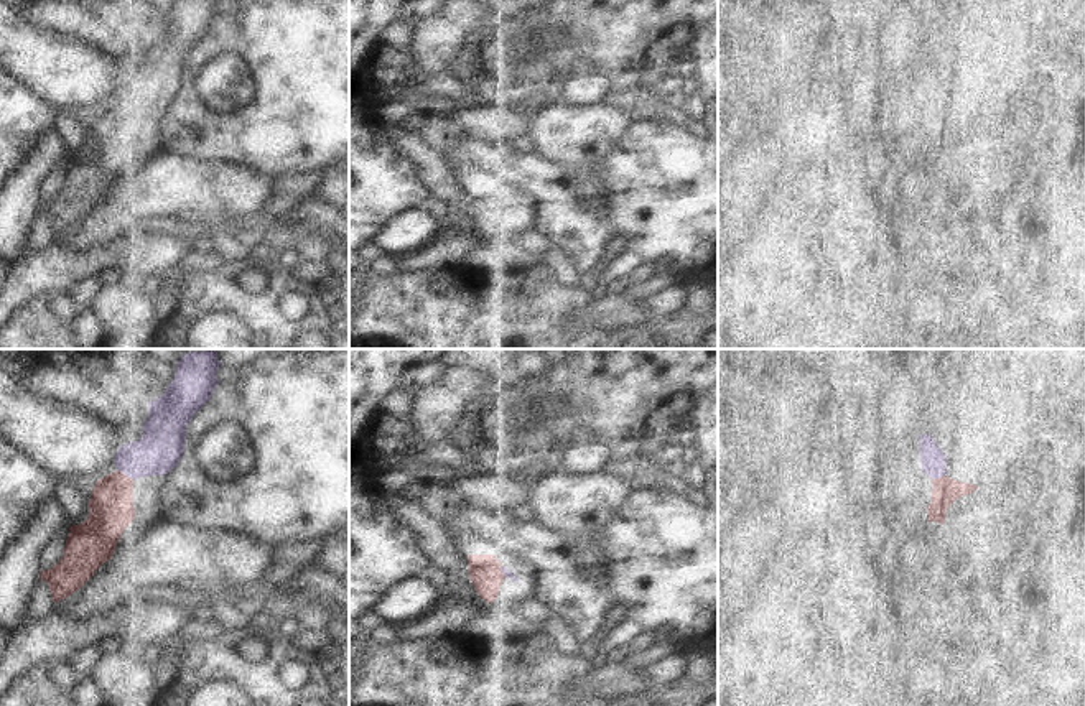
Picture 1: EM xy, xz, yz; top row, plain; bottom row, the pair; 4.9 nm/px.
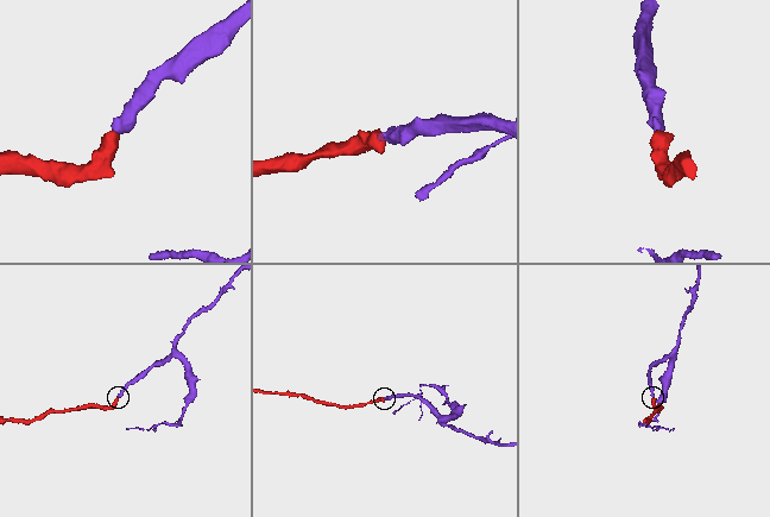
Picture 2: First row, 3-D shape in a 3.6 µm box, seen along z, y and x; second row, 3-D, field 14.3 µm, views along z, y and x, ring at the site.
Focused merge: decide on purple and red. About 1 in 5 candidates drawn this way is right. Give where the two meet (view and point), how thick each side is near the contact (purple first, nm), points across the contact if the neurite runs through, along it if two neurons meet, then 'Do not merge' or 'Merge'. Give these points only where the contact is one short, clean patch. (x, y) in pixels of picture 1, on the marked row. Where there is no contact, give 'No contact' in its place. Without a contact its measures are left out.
Touches purple at xy (127, 474). Thickness 220 nm (purple) against 220 nm. Merge.

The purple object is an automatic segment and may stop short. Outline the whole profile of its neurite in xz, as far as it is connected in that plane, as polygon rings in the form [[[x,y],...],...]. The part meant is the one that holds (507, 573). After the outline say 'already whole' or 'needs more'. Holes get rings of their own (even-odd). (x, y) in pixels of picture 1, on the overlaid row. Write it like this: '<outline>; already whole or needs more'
[[[469,555],[471,581],[482,599],[492,604],[505,578],[519,584],[519,578],[502,566],[496,555]]]; needs more

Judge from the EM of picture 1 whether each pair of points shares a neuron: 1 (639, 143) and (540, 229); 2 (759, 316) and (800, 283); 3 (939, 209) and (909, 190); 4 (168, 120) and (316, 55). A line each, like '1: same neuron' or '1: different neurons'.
1: same neuron
2: same neuron
3: same neuron
4: same neuron

